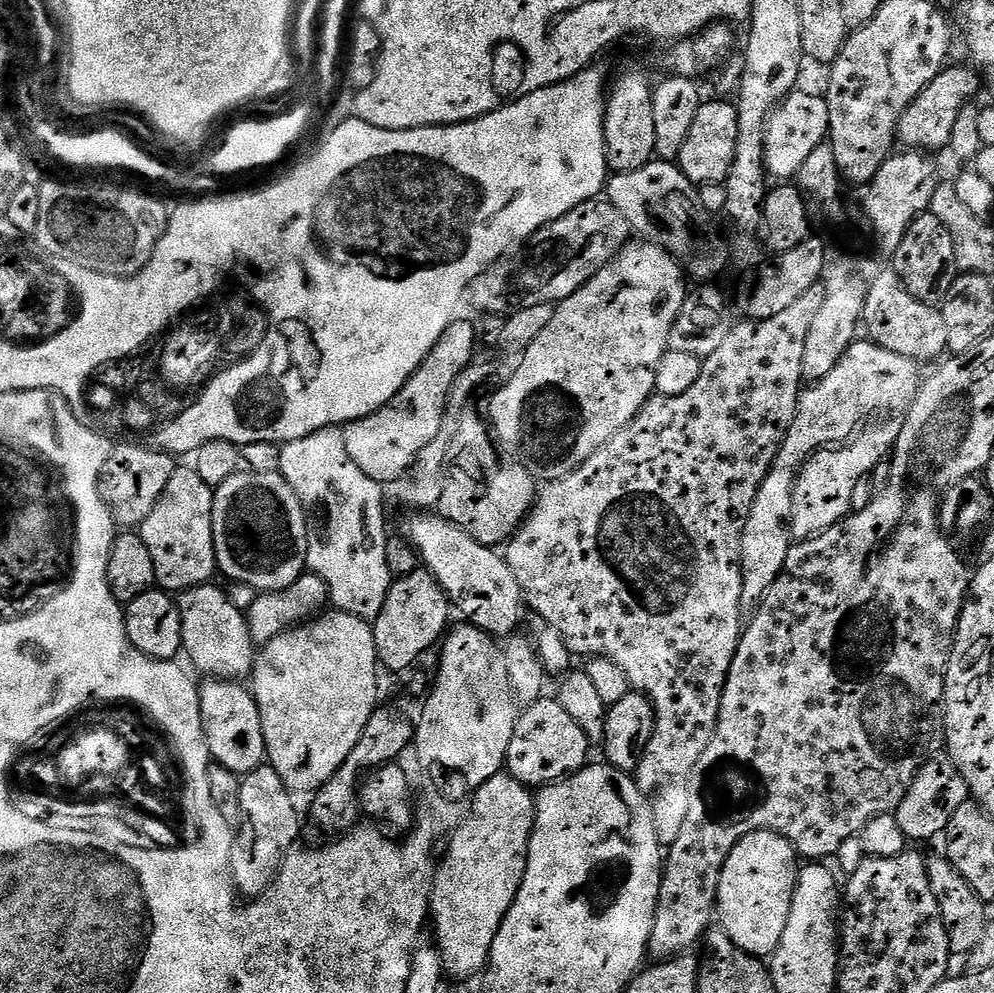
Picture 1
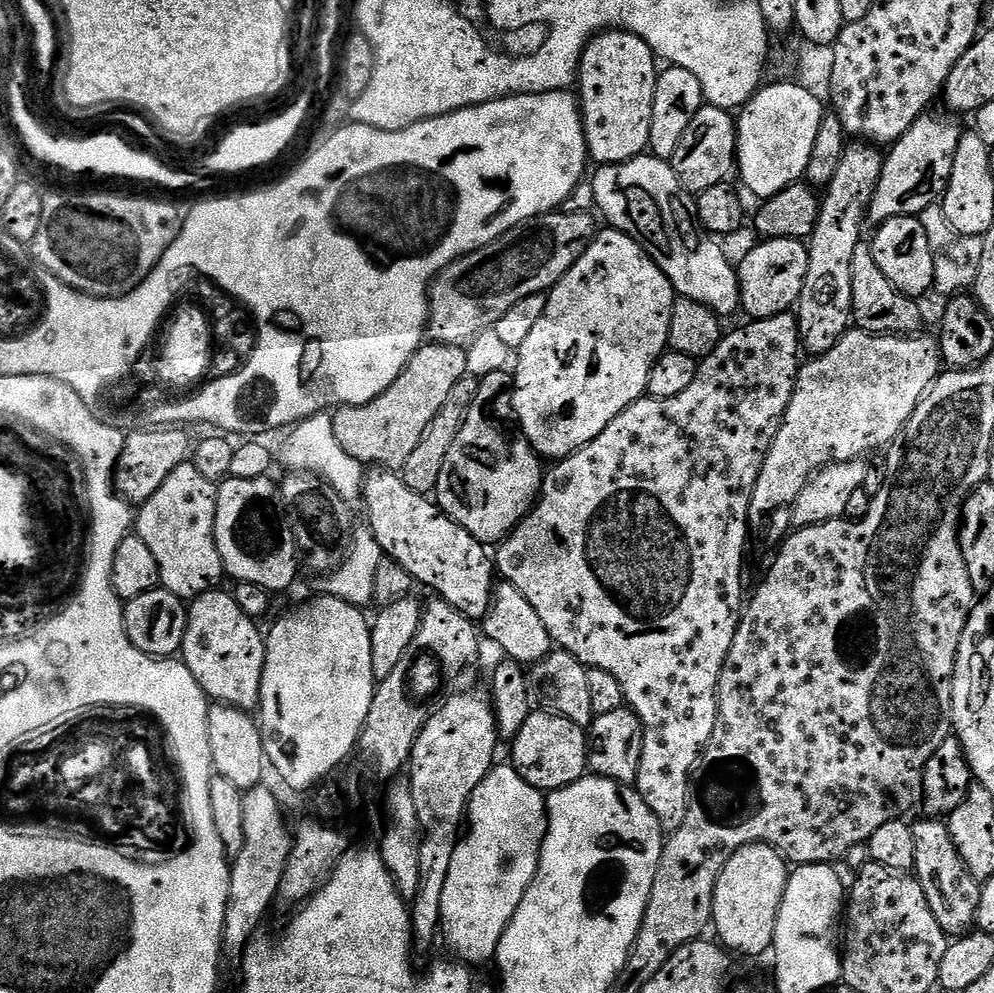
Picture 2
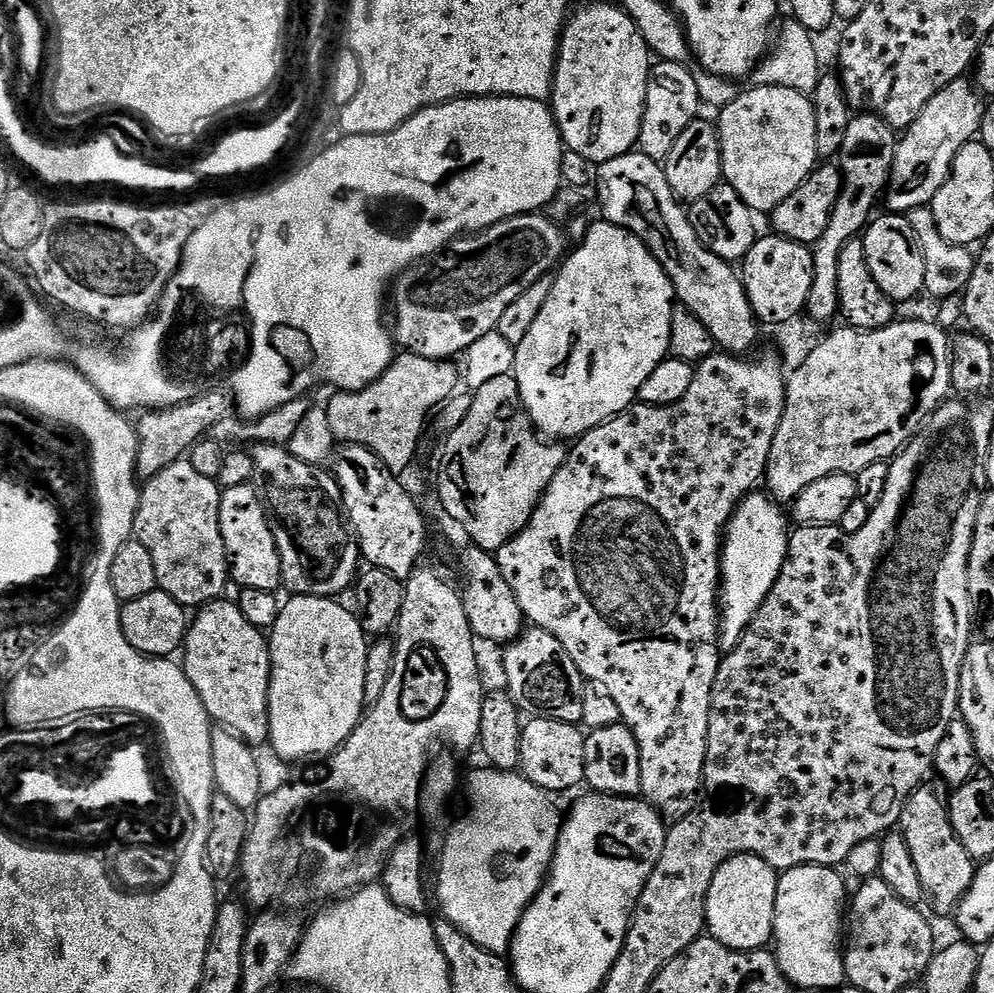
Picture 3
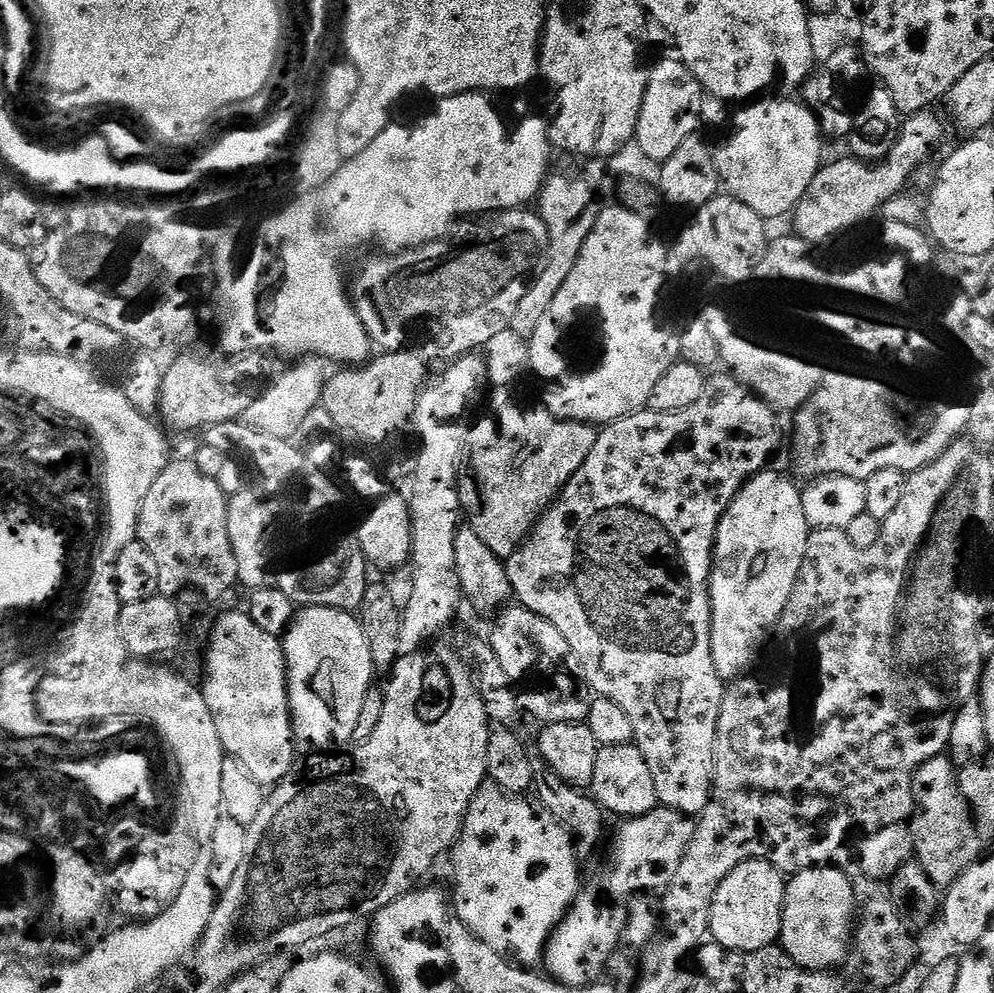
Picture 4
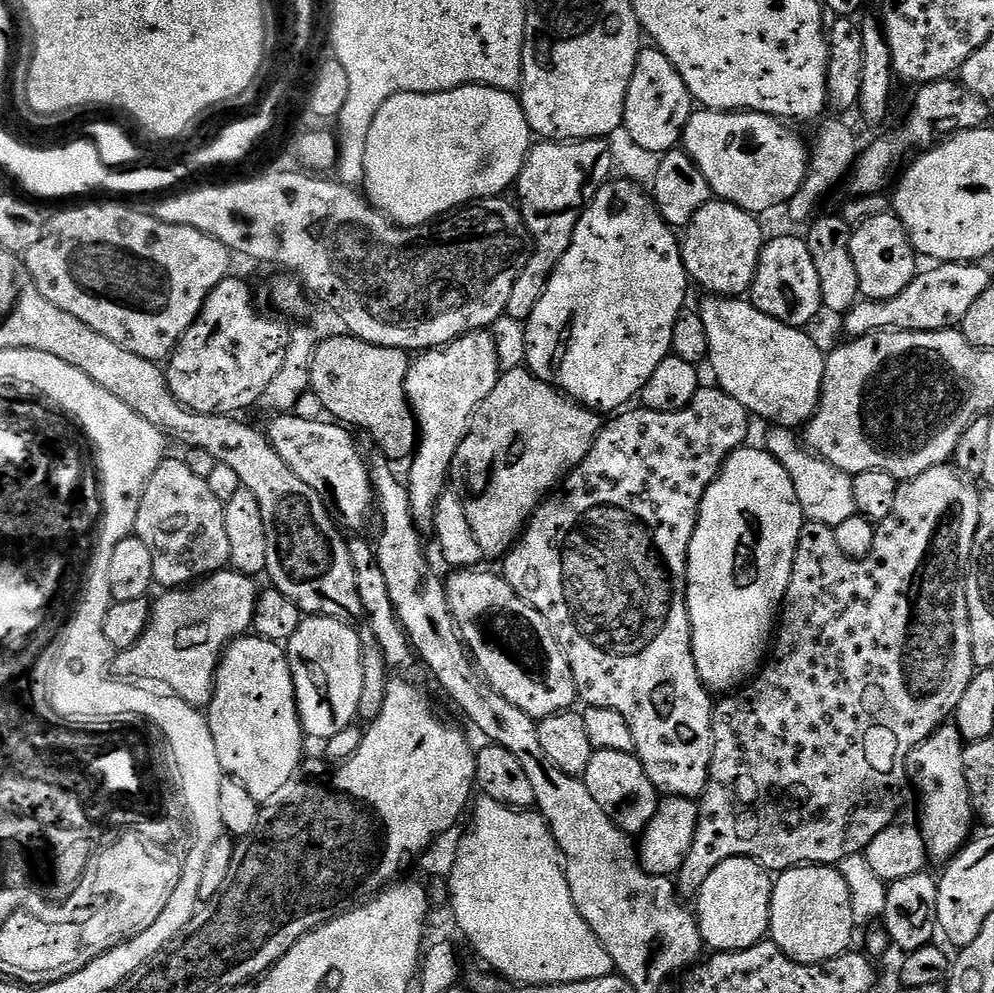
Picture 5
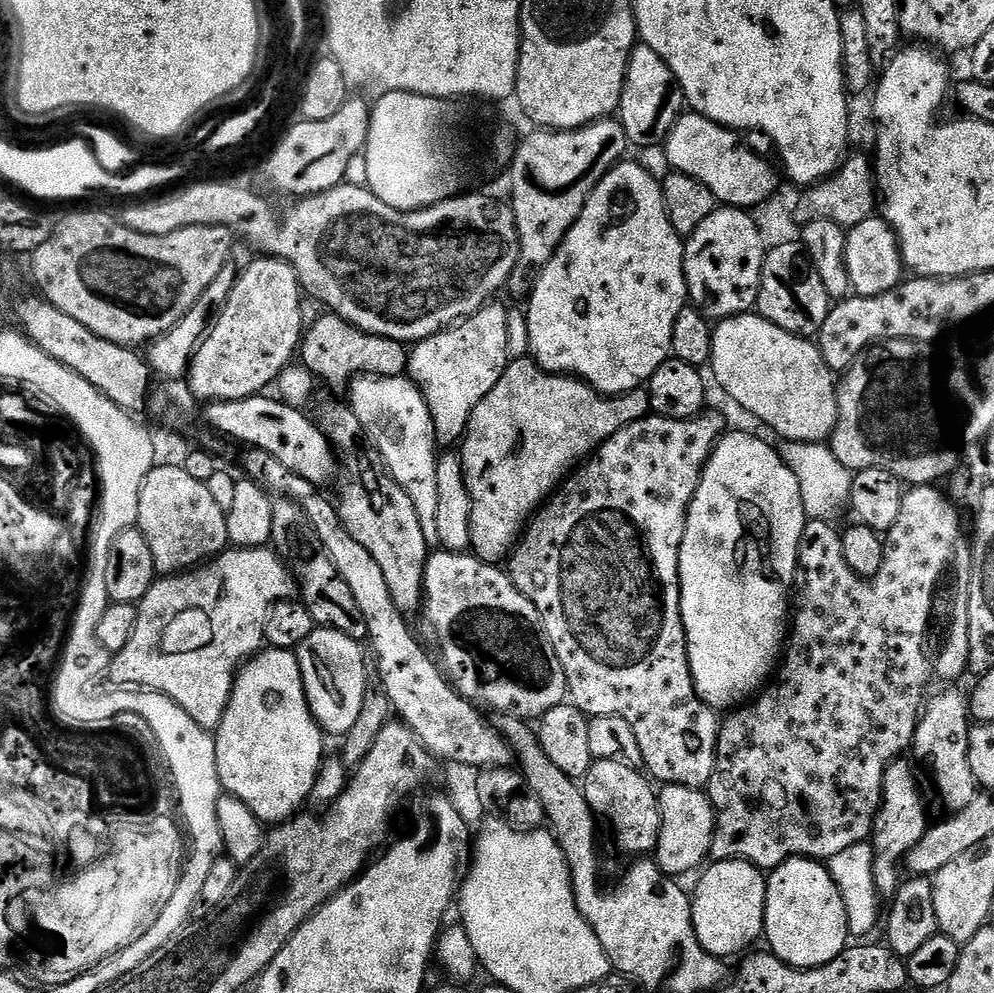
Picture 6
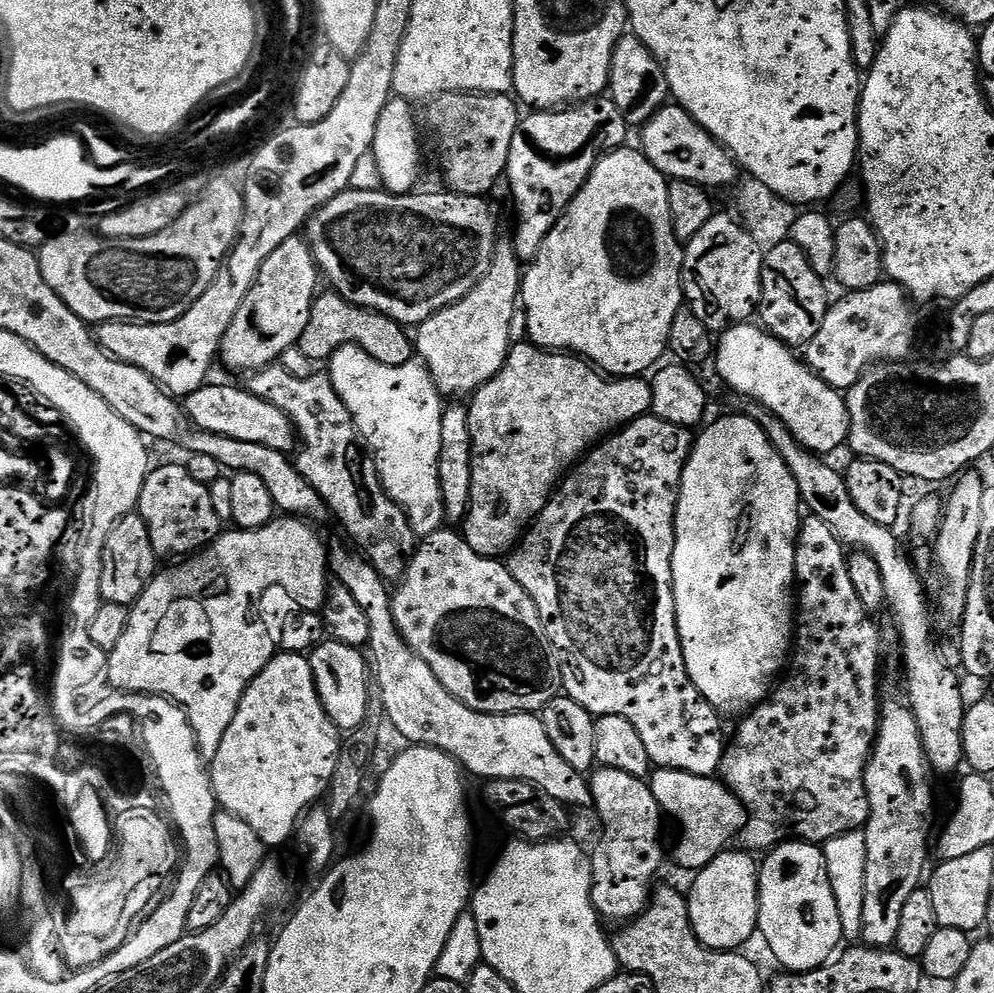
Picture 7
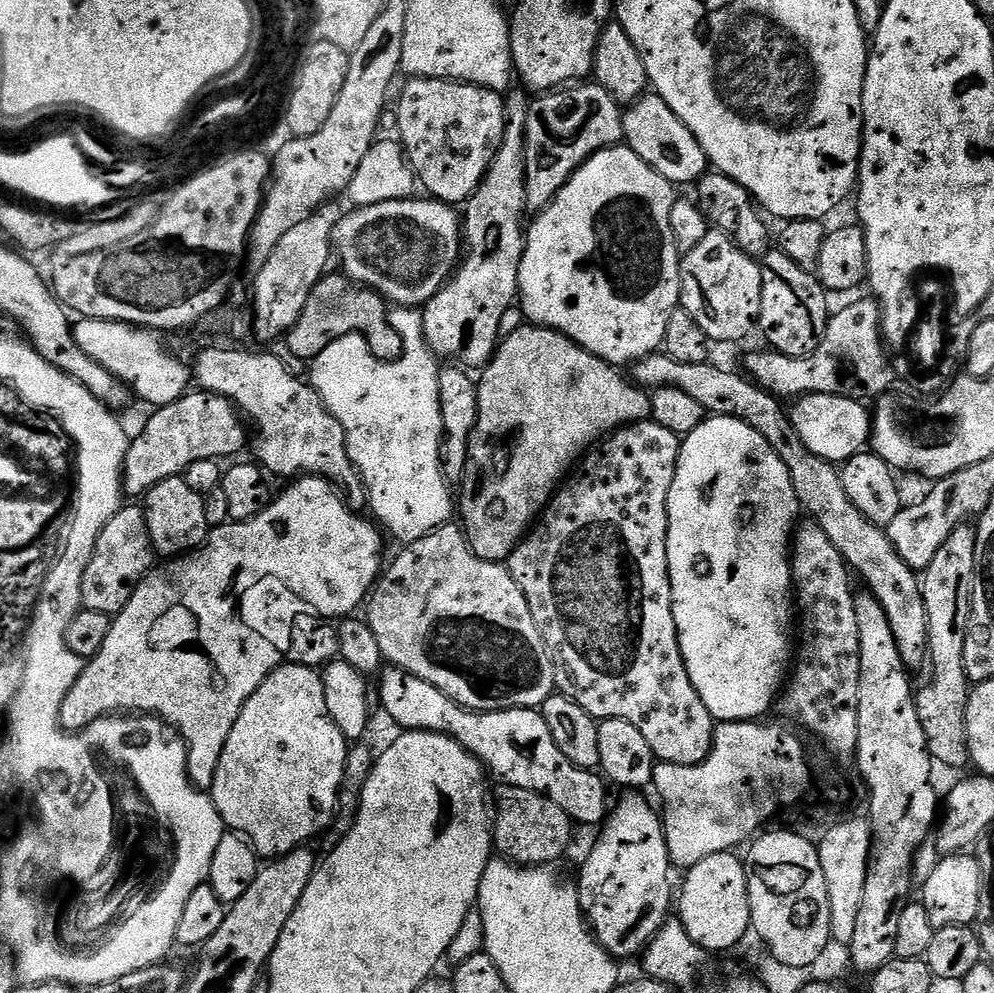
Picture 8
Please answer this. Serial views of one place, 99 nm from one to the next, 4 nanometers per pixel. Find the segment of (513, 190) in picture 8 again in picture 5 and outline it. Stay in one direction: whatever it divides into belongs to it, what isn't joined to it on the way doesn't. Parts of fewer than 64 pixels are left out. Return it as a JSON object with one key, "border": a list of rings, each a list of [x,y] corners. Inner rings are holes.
{"border":[[[488,330],[468,332],[443,348],[430,348],[409,363],[404,389],[408,405],[416,415],[418,443],[406,476],[413,521],[421,533],[433,531],[434,510],[438,498],[450,484],[452,463],[458,446],[468,433],[476,408],[499,382],[502,369],[493,333]]]}

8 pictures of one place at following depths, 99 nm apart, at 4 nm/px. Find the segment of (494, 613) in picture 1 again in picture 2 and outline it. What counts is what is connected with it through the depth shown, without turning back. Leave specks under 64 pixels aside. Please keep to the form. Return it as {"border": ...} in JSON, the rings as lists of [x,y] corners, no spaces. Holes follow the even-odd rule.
{"border":[[[379,466],[369,469],[362,502],[366,504],[368,527],[389,559],[410,573],[417,585],[429,584],[439,599],[450,602],[469,620],[484,620],[492,608],[493,591],[498,584],[495,561],[485,545],[445,515],[429,497],[410,490],[395,471]]]}

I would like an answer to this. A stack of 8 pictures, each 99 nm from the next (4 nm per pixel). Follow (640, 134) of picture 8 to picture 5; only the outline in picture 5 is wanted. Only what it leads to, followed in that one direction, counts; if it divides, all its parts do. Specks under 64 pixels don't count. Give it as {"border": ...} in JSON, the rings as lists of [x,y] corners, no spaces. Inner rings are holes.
{"border":[[[700,108],[693,111],[684,128],[683,147],[706,174],[713,195],[739,206],[755,216],[768,208],[787,204],[798,192],[809,170],[810,150],[803,140],[779,117],[764,112],[720,112]]]}

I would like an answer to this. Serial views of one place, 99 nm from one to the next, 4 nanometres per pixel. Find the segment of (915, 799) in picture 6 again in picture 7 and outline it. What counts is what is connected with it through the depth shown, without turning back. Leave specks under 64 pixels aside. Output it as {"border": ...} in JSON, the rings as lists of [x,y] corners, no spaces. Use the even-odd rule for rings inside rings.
{"border":[[[885,695],[880,705],[876,743],[864,771],[868,822],[862,829],[866,838],[866,874],[860,940],[867,947],[892,948],[895,945],[898,926],[902,926],[902,909],[910,894],[921,887],[920,879],[928,864],[928,848],[930,852],[930,841],[937,827],[932,779],[934,773],[928,764],[911,706],[903,695]]]}

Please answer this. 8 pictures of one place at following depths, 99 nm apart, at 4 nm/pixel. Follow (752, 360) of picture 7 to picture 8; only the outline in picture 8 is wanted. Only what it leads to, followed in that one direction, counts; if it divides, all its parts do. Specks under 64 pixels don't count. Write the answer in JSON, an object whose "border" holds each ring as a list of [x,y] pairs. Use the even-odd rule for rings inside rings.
{"border":[[[809,394],[799,397],[793,404],[796,405],[791,405],[790,415],[794,430],[798,430],[798,438],[802,438],[818,458],[843,462],[865,451],[872,435],[872,418],[861,401],[847,396]]]}

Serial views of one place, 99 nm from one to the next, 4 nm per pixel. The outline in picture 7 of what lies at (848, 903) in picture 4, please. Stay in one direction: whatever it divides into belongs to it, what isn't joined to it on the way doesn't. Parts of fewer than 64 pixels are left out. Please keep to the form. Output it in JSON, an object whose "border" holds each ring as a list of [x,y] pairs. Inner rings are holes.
{"border":[[[785,842],[776,845],[764,858],[758,868],[759,935],[764,935],[769,950],[784,967],[781,969],[799,974],[823,968],[837,955],[844,940],[842,918],[838,918],[838,902],[834,902],[834,890],[830,886],[823,847],[803,842]]]}

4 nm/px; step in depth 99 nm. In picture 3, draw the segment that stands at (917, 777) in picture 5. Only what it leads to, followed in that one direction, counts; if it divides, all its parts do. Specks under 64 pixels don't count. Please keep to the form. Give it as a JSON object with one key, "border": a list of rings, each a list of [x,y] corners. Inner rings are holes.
{"border":[[[921,786],[912,791],[900,815],[898,830],[906,838],[906,846],[910,846],[910,854],[914,857],[914,866],[922,882],[923,903],[929,908],[927,911],[933,917],[951,917],[970,890],[978,864],[966,854],[966,846],[962,846],[954,834],[945,793],[928,787]]]}

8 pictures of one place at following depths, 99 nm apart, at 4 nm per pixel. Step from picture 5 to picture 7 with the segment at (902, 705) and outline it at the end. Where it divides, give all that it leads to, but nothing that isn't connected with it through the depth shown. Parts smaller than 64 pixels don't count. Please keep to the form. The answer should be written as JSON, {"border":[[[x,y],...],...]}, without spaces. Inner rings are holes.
{"border":[[[809,515],[801,523],[800,533],[796,536],[796,578],[794,584],[798,589],[798,611],[794,616],[794,651],[790,656],[790,667],[783,679],[773,687],[768,699],[756,705],[737,723],[741,724],[736,728],[736,737],[733,740],[731,737],[730,743],[724,749],[724,757],[720,763],[719,775],[722,777],[722,782],[744,804],[746,819],[743,828],[738,833],[739,843],[744,843],[741,845],[745,849],[756,854],[771,850],[776,845],[788,841],[822,846],[830,838],[863,829],[868,822],[868,806],[865,803],[866,797],[864,795],[864,771],[868,765],[868,758],[872,755],[872,746],[876,743],[876,729],[880,726],[880,705],[882,703],[882,691],[880,692],[880,628],[872,621],[875,620],[873,613],[866,611],[862,606],[862,598],[858,598],[854,585],[850,582],[847,564],[845,545],[841,544],[838,538],[834,538],[834,534],[830,534],[826,522],[822,522],[817,516]]]}

